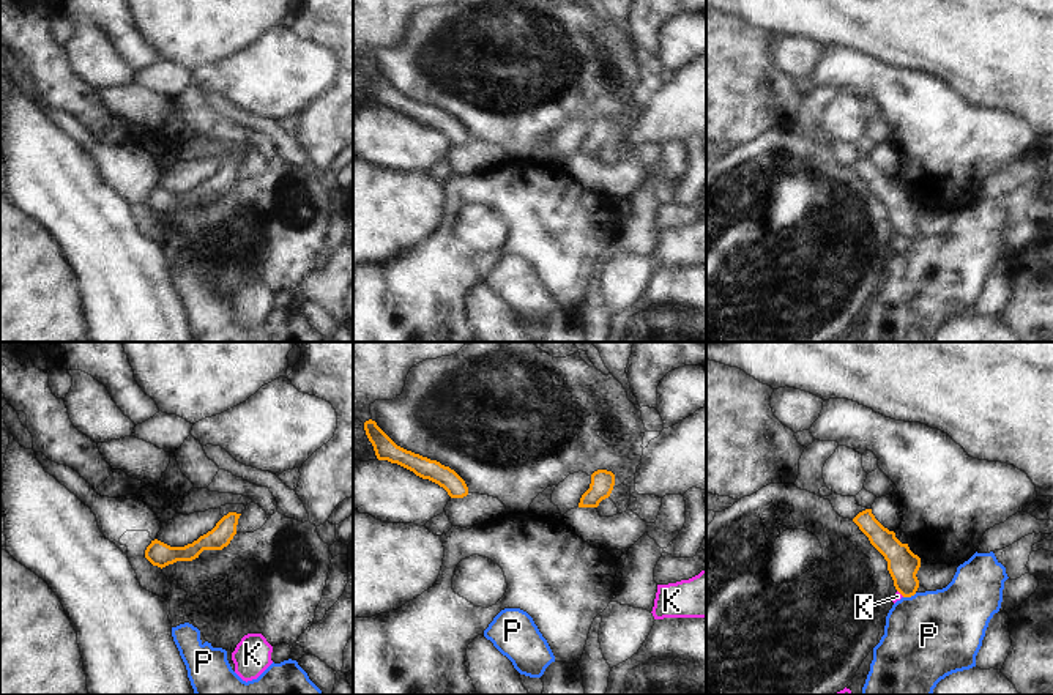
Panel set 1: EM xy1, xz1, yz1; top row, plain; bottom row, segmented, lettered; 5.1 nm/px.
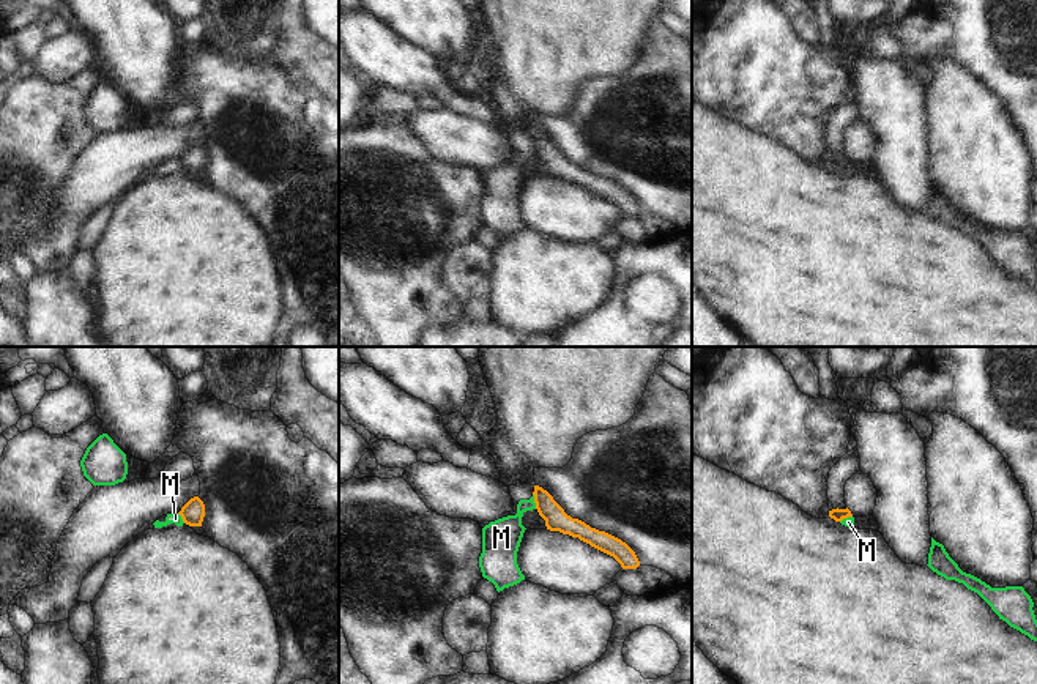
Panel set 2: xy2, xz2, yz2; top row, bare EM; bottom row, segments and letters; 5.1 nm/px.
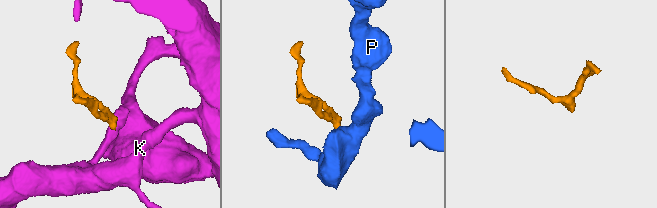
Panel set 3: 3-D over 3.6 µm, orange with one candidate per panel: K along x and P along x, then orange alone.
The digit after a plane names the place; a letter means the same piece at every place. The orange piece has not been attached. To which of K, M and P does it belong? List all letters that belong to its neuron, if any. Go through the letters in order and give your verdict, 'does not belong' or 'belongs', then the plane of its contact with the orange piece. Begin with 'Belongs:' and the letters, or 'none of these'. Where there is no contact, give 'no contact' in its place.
Belongs: none of these
K: does not belong | yz1
M: does not belong | xz2
P: does not belong | yz1

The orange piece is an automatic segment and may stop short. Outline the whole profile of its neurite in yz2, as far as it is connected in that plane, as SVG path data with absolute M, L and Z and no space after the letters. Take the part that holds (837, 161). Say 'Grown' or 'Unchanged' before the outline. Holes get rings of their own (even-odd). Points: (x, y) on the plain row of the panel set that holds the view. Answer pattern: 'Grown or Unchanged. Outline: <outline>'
Grown. Outline: M857 95L848 98L829 118L827 125L827 147L829 164L835 169L853 164L845 150L845 131L846 128L860 118L860 106Z

